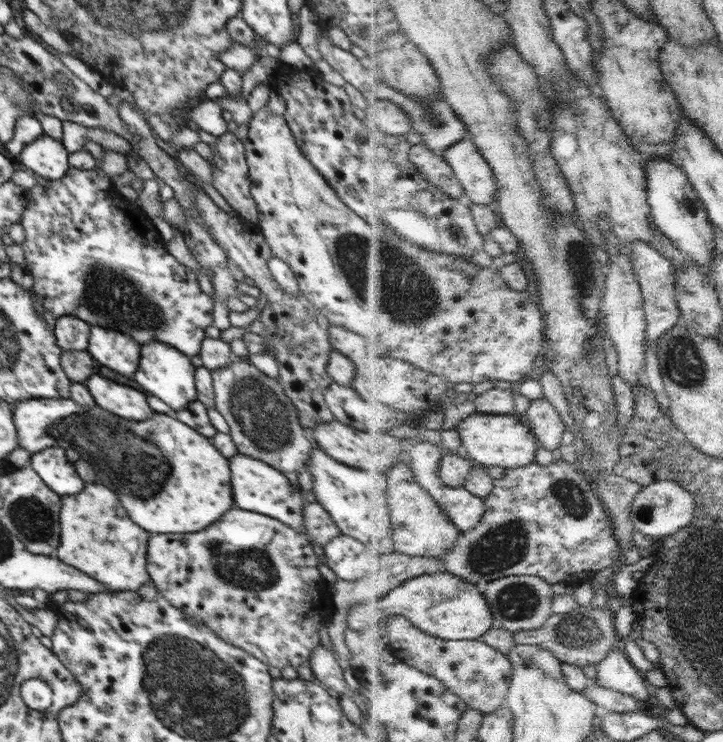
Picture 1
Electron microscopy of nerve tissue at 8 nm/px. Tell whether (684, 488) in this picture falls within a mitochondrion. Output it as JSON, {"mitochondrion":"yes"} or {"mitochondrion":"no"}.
{"mitochondrion":"no"}

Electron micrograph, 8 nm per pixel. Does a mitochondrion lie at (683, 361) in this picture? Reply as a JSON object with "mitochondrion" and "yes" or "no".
{"mitochondrion":"yes"}

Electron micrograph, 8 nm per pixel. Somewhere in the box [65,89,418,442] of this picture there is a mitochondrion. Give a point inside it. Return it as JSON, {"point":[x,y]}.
{"point":[104,291]}

